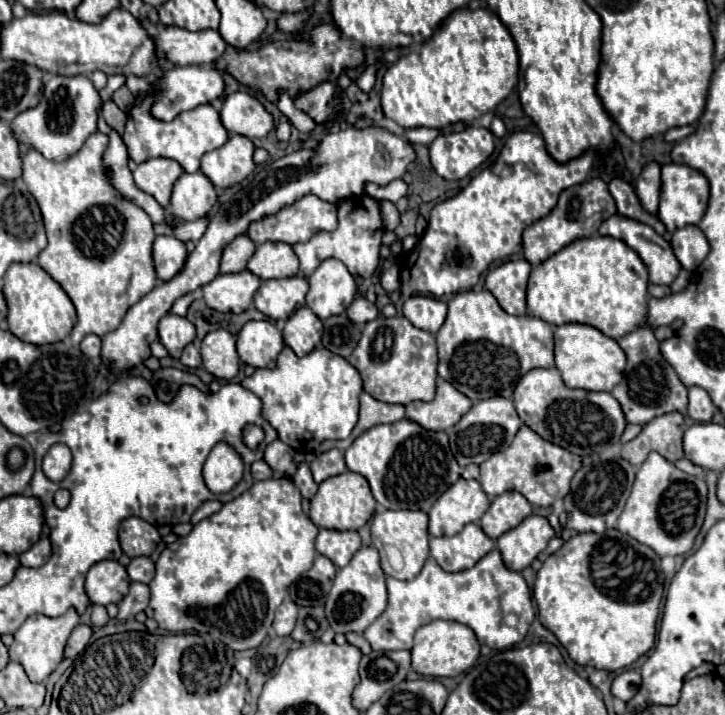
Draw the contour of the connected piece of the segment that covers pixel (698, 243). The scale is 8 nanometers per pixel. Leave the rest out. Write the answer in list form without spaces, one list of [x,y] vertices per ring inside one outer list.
[[[685,226],[673,232],[671,246],[685,270],[695,270],[709,254],[709,242],[697,226]]]

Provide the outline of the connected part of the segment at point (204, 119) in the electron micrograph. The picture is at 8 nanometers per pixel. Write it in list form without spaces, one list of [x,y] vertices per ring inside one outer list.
[[[145,98],[137,106],[133,106],[127,116],[127,124],[125,124],[125,132],[123,132],[123,140],[127,144],[129,158],[135,160],[137,164],[163,156],[163,158],[171,158],[171,160],[179,162],[185,172],[197,172],[201,156],[217,150],[229,138],[229,132],[223,128],[223,124],[219,124],[219,112],[211,104],[187,110],[171,122],[155,120],[149,114],[149,106],[151,106],[151,98]]]

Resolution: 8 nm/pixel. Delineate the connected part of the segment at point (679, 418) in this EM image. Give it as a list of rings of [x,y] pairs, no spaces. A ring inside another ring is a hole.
[[[671,412],[667,416],[659,416],[651,420],[651,424],[645,424],[641,434],[621,446],[621,456],[625,460],[631,460],[631,464],[641,466],[649,452],[659,452],[663,458],[675,462],[683,458],[683,446],[681,438],[685,432],[685,414]]]

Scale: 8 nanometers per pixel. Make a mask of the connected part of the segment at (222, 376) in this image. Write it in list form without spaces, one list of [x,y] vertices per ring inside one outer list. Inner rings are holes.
[[[227,330],[209,332],[201,342],[203,366],[219,380],[233,380],[239,372],[235,338]]]

